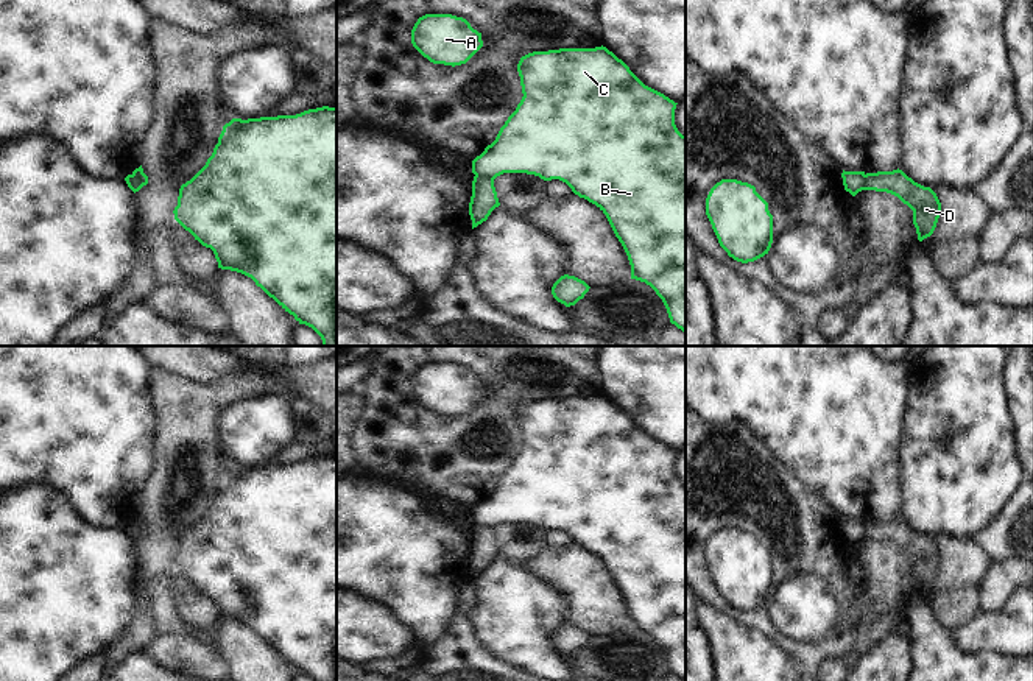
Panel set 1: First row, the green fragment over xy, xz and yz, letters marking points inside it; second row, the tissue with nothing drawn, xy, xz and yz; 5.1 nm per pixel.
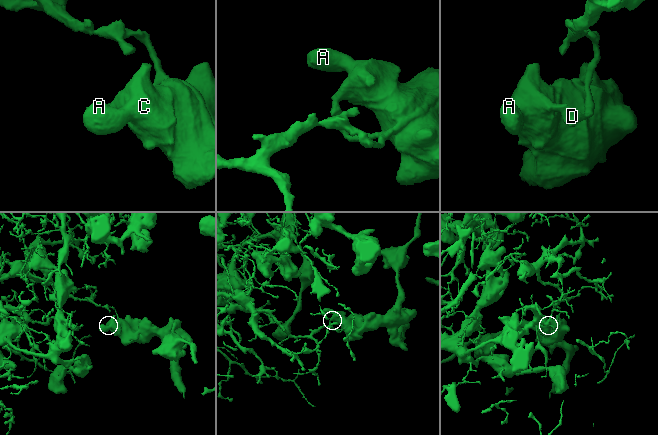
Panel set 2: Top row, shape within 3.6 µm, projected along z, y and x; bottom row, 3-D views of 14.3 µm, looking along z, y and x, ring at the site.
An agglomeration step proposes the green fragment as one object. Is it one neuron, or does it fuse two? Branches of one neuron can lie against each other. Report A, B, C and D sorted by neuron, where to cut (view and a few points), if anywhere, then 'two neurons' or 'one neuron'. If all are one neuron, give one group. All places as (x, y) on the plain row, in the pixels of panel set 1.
A B C / D | xz (475, 524), (488, 524), (493, 529) | two neurons

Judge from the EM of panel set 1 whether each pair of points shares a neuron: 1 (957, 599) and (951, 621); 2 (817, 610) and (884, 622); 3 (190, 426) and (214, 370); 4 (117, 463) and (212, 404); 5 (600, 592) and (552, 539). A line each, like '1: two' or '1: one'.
1: one
2: two
3: two
4: two
5: two

